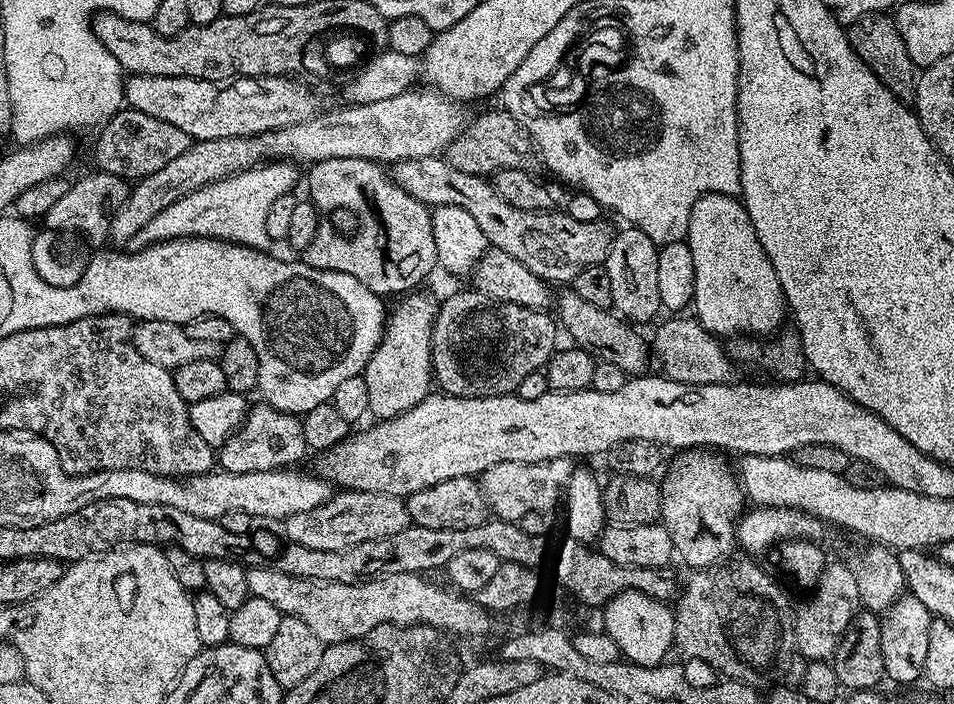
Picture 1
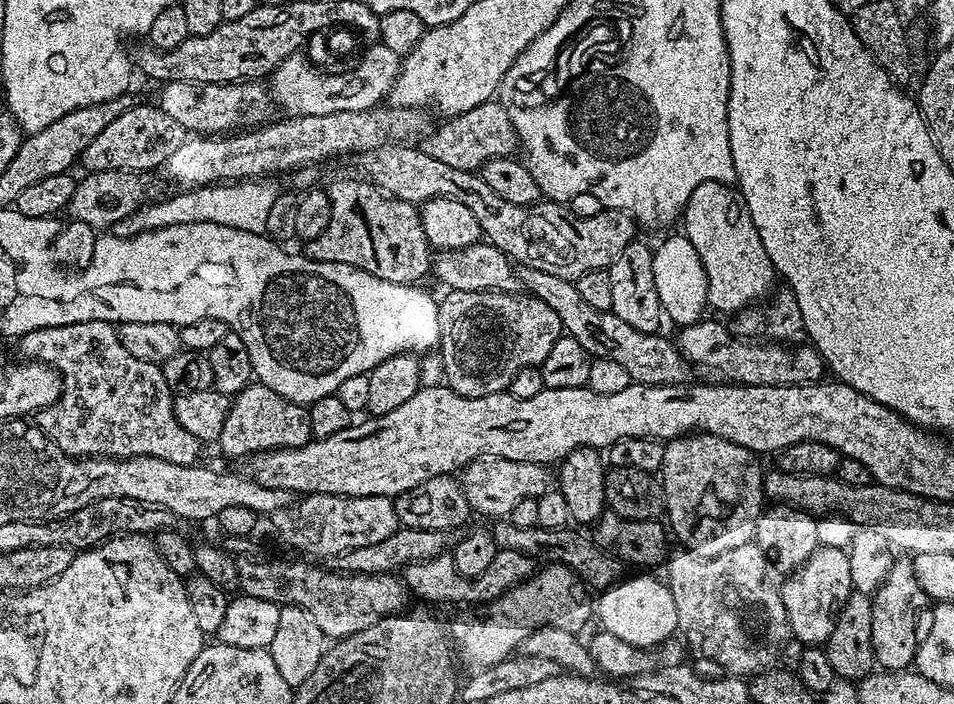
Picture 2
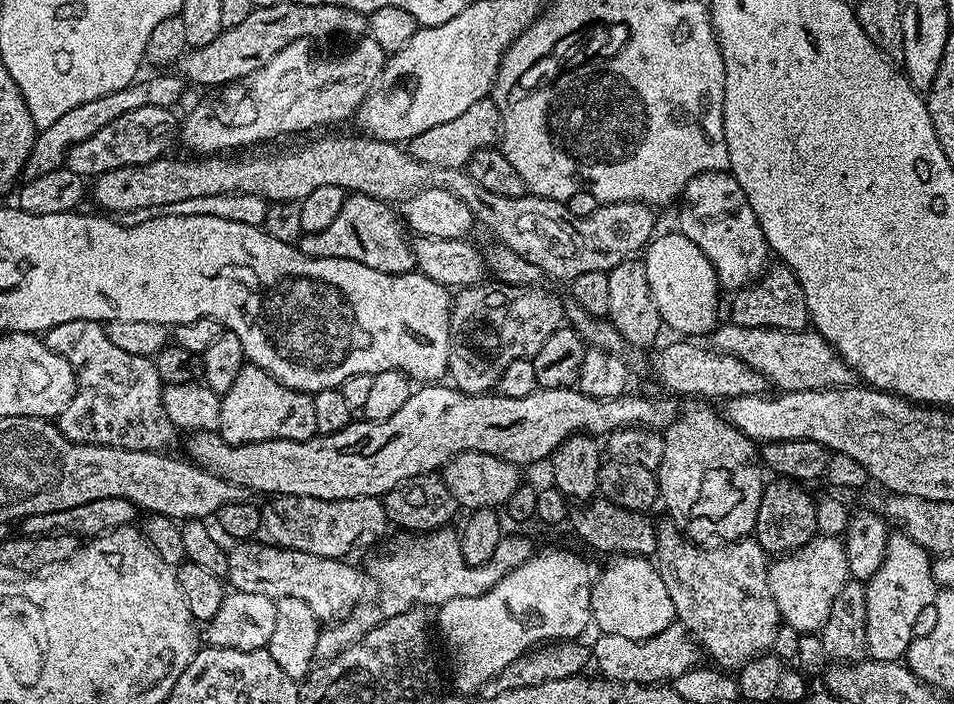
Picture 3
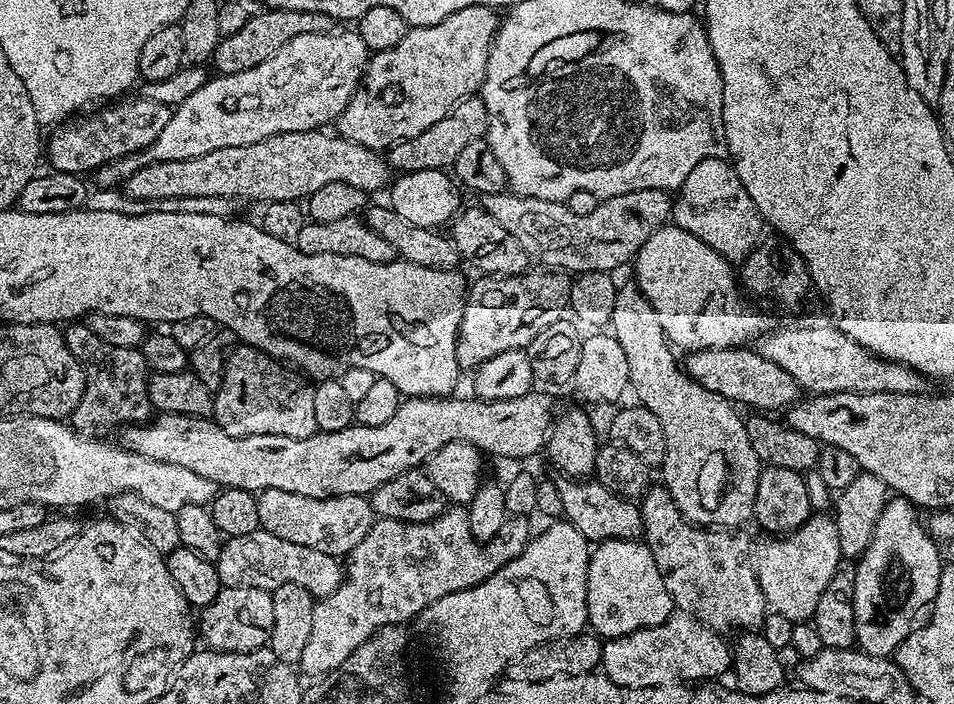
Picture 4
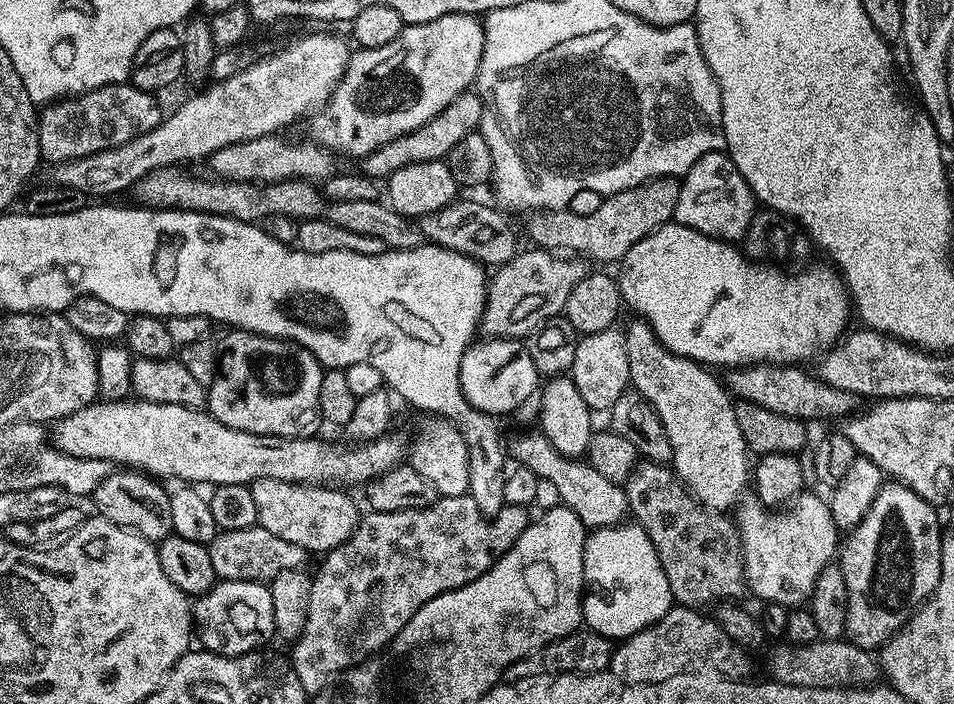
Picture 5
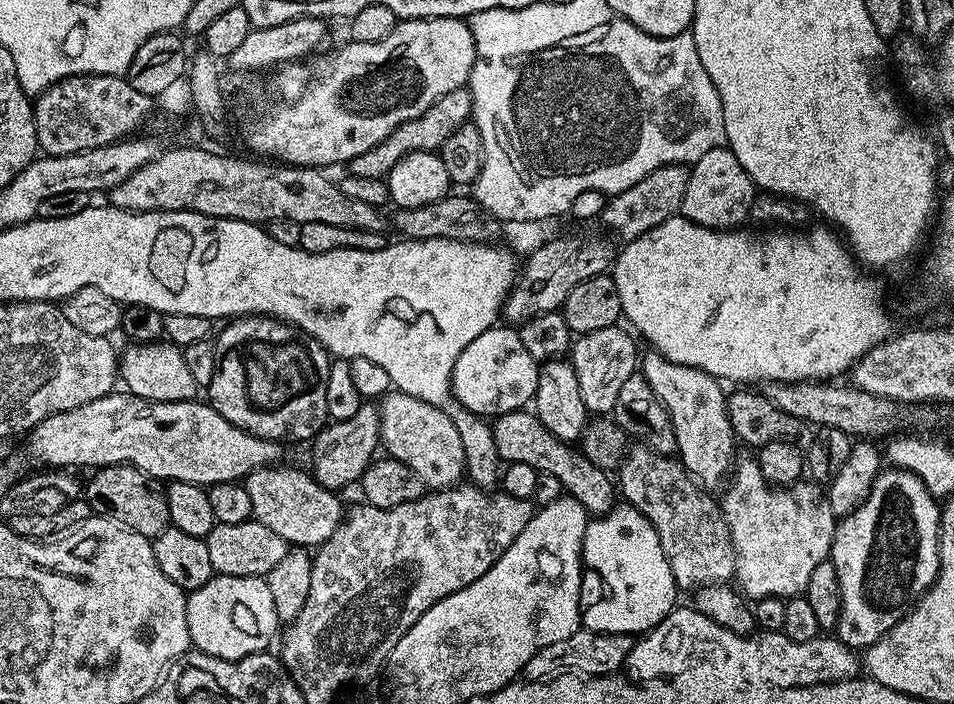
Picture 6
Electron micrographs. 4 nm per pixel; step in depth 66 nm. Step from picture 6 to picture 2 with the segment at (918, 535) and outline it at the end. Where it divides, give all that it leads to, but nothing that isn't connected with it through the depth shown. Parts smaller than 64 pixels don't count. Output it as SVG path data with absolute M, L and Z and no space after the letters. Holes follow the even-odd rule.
M908 558L900 559L897 559L895 563L893 563L886 582L884 582L871 597L873 604L873 654L875 656L875 663L879 665L881 669L890 672L902 672L913 667L918 643L916 623L920 620L920 611L922 611L924 607L927 609L930 604L928 595L923 592L922 586L919 585L918 578L915 577L913 561Z

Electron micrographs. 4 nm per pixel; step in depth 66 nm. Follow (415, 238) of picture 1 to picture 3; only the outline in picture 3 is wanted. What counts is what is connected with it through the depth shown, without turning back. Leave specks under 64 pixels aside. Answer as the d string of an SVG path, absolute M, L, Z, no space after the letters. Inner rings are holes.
M359 194L349 195L344 201L342 211L338 213L338 218L334 218L334 222L326 226L326 230L301 235L298 241L299 250L310 258L346 258L362 262L374 270L382 270L395 276L413 271L416 268L416 259L409 237L397 213L395 216L388 208L391 207L382 200Z

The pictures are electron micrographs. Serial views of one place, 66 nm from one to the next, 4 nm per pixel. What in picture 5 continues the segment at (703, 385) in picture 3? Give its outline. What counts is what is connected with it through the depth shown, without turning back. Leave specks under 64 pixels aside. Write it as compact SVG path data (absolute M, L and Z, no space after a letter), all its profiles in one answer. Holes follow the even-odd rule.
M749 364L746 368L731 369L727 373L726 387L733 397L739 398L745 404L766 406L766 410L774 410L778 414L786 414L790 418L805 422L836 419L839 421L841 418L847 418L857 411L857 396L838 390L834 386L822 382L815 375L807 376L802 369L803 367L800 366L787 366L784 364Z

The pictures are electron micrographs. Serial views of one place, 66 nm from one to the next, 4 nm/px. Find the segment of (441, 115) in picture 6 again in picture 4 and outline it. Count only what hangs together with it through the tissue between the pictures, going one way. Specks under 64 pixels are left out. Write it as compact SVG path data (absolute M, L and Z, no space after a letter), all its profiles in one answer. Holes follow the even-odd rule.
M483 95L467 96L448 111L446 118L438 118L438 122L422 130L422 134L414 134L414 138L406 138L387 149L388 167L400 174L414 170L451 169L462 149L470 146L470 142L485 139L487 130L488 111Z

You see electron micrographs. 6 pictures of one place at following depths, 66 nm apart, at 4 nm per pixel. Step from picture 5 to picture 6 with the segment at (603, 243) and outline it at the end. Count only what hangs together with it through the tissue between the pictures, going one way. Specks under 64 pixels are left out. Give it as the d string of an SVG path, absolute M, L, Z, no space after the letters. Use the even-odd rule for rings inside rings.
M667 164L642 178L642 182L634 182L630 190L615 193L605 203L602 221L613 232L613 237L621 236L621 241L627 242L654 230L666 218L677 215L682 206L682 194L686 194L686 182L689 169L682 164Z

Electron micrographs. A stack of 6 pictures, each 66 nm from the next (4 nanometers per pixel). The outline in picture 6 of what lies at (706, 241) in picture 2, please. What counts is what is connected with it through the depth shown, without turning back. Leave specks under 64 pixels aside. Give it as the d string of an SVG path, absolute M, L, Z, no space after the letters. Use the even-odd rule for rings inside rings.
M726 146L706 150L702 158L691 165L686 194L682 194L682 206L679 215L685 216L698 226L706 226L717 230L736 230L752 214L752 202L758 195L758 189L753 184L750 174L742 170L742 162L734 158L734 154Z

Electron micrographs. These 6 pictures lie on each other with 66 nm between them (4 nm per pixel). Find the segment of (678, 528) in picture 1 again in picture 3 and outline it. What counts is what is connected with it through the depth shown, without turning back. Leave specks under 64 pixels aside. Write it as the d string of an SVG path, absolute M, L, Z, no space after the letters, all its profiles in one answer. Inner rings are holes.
M704 402L690 404L689 408L681 407L676 419L663 429L662 462L655 469L662 508L664 504L668 511L667 519L689 540L701 546L709 542L743 540L753 531L766 485L766 472L760 463L757 445L749 436L739 432L717 409L716 413L712 406Z

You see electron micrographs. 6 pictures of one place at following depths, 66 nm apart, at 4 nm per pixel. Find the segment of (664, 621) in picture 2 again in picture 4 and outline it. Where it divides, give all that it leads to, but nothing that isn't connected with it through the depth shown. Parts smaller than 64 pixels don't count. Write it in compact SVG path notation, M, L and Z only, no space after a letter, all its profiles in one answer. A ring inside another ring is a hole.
M602 540L588 558L588 624L601 638L629 636L650 626L658 626L674 611L672 596L662 582L662 574L648 545L635 540Z

